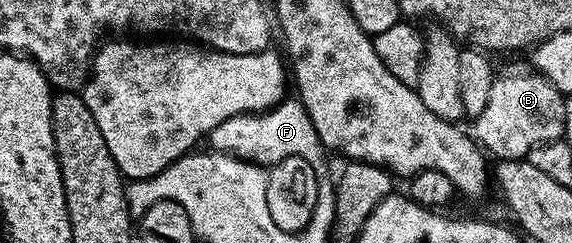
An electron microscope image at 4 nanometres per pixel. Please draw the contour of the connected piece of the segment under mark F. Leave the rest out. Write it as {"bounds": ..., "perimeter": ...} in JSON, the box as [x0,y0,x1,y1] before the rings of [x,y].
{"bounds":[208,97,334,221],"perimeter":[[[291,97],[281,101],[275,108],[262,114],[244,114],[226,119],[208,136],[208,143],[215,152],[229,152],[244,161],[254,162],[255,165],[271,167],[281,162],[282,159],[300,157],[305,158],[315,173],[315,203],[314,212],[310,221],[320,217],[320,191],[324,189],[324,177],[334,177],[332,167],[328,165],[328,151],[318,139],[314,130],[313,121],[310,119],[305,107],[297,99]]]}

